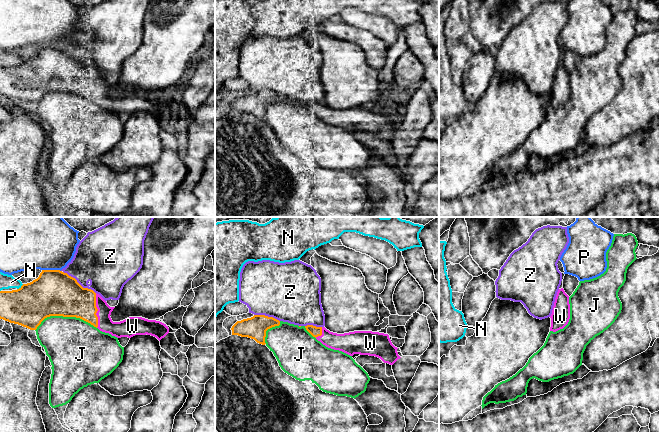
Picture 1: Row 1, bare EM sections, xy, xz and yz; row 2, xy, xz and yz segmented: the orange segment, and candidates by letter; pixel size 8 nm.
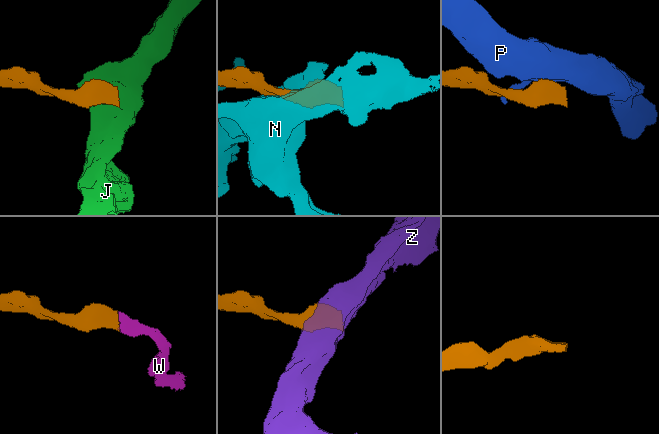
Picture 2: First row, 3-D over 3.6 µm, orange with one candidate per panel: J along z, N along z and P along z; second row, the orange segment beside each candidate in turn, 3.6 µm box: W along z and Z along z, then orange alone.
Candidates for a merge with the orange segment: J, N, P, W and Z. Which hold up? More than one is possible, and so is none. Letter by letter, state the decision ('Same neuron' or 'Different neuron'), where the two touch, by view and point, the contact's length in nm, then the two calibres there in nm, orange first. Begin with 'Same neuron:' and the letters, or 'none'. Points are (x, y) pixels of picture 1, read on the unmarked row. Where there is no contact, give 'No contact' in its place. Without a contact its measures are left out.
Same neuron: W
J: Different neuron. Touches orange at xy (64, 92). Shared border 500 nm. Thickness 360 nm (orange) against 440 nm
N: Different neuron. Touches orange at xy (21, 62). Shared border 70 nm. Thickness 360 nm (orange) against 110 nm
P: Different neuron. Touches orange at xy (51, 46). Shared border 150 nm. Thickness 360 nm (orange) against 360 nm
W: Same neuron. Touches orange at xy (97, 86). Shared border 280 nm. Thickness 280 nm (orange) against 130 nm
Z: Different neuron. Touches orange at xy (78, 59). Shared border 320 nm. Thickness 360 nm (orange) against 380 nm

